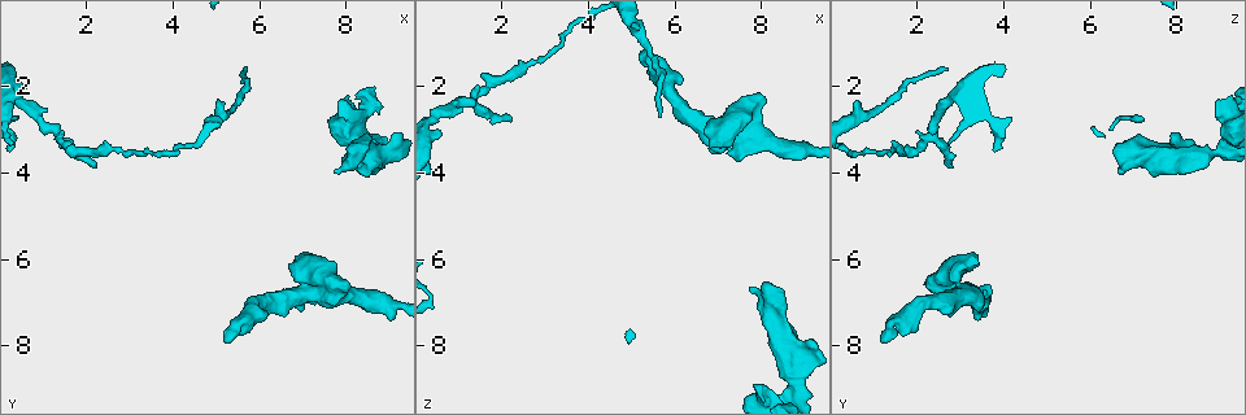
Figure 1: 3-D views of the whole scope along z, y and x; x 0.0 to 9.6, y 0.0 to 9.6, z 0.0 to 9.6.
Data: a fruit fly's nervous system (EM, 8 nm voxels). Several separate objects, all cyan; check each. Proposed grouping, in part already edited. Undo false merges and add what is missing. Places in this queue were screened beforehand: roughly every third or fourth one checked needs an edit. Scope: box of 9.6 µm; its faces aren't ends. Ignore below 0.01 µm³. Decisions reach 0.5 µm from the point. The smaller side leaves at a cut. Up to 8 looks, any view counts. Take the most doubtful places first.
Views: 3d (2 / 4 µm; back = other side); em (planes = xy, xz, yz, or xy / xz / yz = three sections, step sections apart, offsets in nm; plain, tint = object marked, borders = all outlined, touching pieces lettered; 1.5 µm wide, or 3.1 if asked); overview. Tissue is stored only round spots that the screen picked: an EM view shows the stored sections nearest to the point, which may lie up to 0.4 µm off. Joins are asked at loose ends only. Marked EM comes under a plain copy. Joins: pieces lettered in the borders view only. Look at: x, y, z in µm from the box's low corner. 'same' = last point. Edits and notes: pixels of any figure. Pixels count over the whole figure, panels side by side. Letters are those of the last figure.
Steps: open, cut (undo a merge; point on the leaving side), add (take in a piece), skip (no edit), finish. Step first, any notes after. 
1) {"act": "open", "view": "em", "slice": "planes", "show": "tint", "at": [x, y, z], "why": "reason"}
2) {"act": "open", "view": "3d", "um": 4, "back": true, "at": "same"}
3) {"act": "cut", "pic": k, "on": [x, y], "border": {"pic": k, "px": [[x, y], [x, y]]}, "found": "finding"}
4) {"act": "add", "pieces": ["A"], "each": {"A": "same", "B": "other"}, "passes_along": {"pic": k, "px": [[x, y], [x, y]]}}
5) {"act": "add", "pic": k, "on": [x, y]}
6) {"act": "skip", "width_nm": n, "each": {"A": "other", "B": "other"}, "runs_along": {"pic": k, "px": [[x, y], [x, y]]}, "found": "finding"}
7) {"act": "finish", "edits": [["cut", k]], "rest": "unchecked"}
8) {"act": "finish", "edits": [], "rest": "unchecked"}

{"act": "open", "view": "em", "slice": "yz", "step": 4, "show": "tint", "at": [7.70, 3.90, 6.65], "why": "branch stops here"}

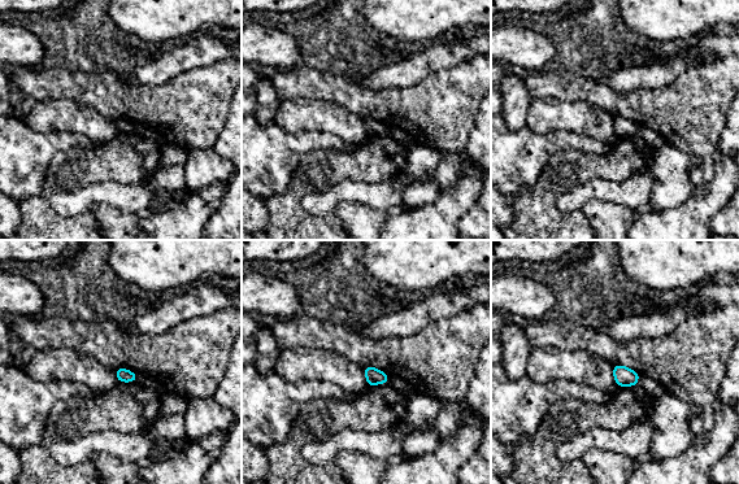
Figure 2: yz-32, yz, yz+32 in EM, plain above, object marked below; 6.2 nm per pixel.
{"act": "open", "view": "em", "slice": "planes", "show": "borders", "at": "same"}

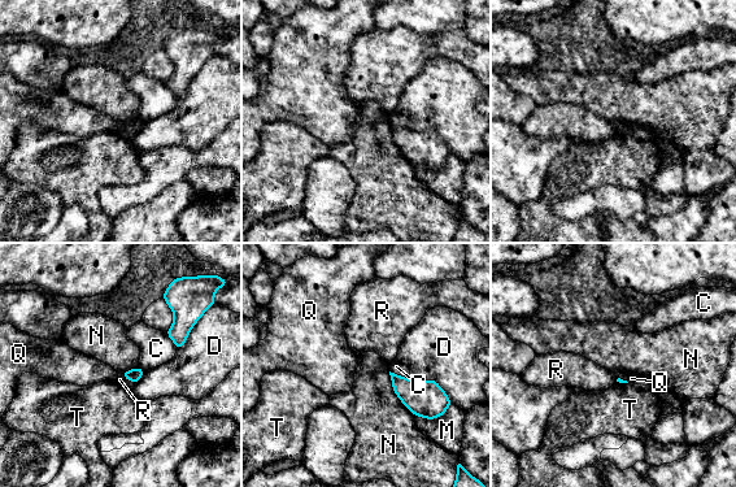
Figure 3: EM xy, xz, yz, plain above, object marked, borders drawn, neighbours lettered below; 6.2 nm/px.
{"act": "skip", "longest_contact_nm": ["N", 300], "each": {"C": "other", "D": "other", "M": "other", "N": "other", "Q": "other", "R": "other", "T": "other"}, "border": {"pic": 3, "px": [[388, 372], [393, 392], [410, 413]]}, "found": "none of them fits"}

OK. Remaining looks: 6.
{"act": "open", "view": "3d", "um": 2, "back": true, "at": [6.85, 6.10, 3.35], "why": "free end"}

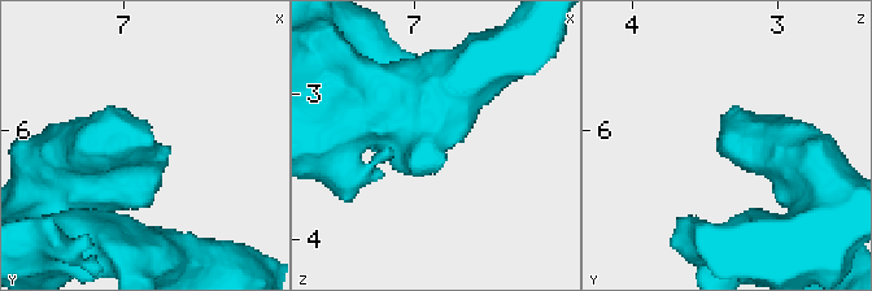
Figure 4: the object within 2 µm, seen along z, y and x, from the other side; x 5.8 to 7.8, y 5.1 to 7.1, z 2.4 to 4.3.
{"act": "open", "view": "em", "slice": "planes", "show": "borders", "at": [6.80, 6.00, 3.34], "why": "shape alone is not enough"}

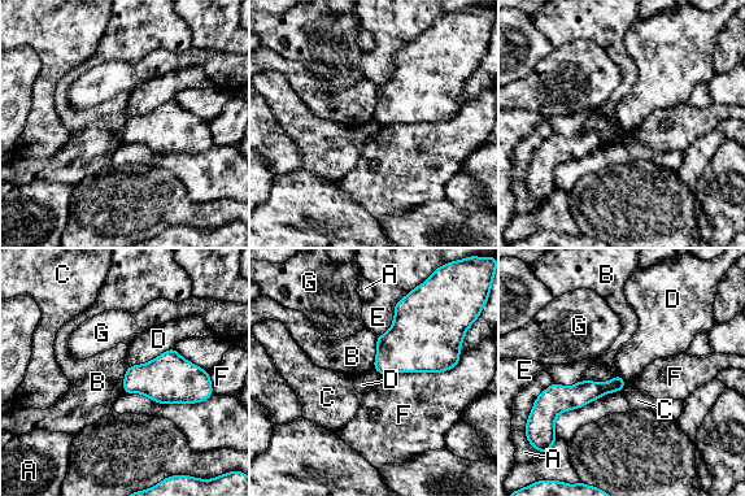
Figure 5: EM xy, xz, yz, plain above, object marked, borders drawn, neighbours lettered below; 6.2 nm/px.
{"act": "skip", "each": {"A": "other", "B": "other", "C": "other", "D": "other", "E": "other", "F": "other", "G": "other"}, "runs_along": {"pic": 5, "px": [[621, 382], [574, 397], [541, 400]]}, "found": "no lettered piece goes on from it"}

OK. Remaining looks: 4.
{"act": "open", "view": "em", "slice": "yz", "step": 4, "show": "tint", "at": [2.85, 3.50, 1.50], "why": "sudden change in width"}

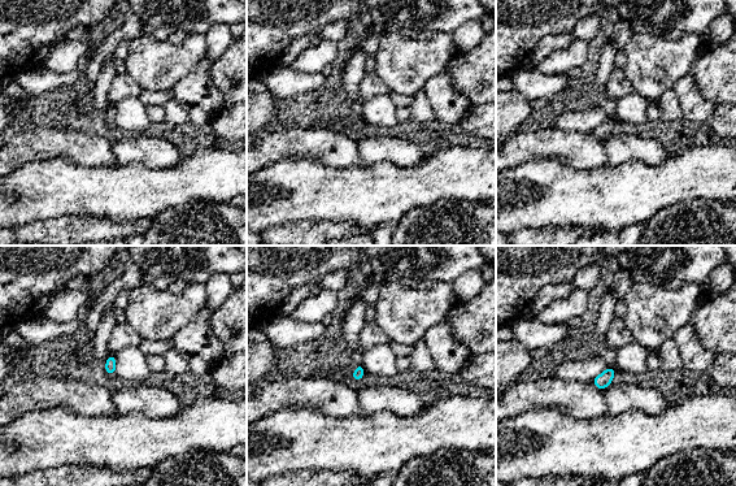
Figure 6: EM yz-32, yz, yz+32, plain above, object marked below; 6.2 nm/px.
{"act": "open", "view": "em", "slice": "planes", "show": "tint", "at": "same", "why": "another direction"}

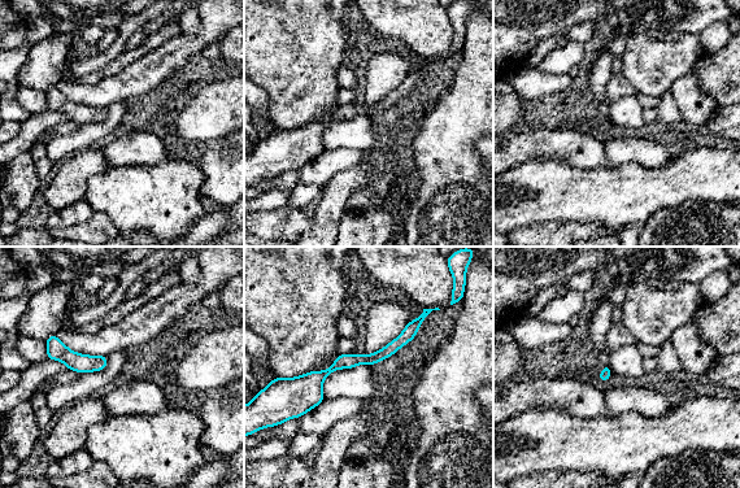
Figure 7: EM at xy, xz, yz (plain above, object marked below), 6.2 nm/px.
{"act": "open", "view": "em", "slice": "planes", "show": "borders", "at": "same"}

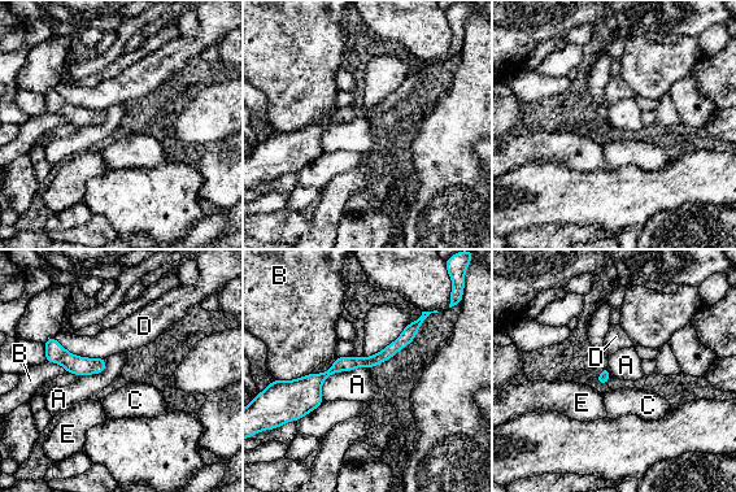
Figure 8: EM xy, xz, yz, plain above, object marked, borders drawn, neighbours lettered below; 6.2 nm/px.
{"act": "cut", "pic": 8, "on": [390, 351], "each": {"A": "other", "B": "other", "C": "other", "D": "other", "E": "other"}, "part_leaving": {"pic": 8, "px": [[416, 325], [393, 348], [366, 362]]}, "found": "two cells meet here"}

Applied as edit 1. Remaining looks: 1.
{"act": "finish", "edits": [["cut", 8]], "rest": "unchecked"}

